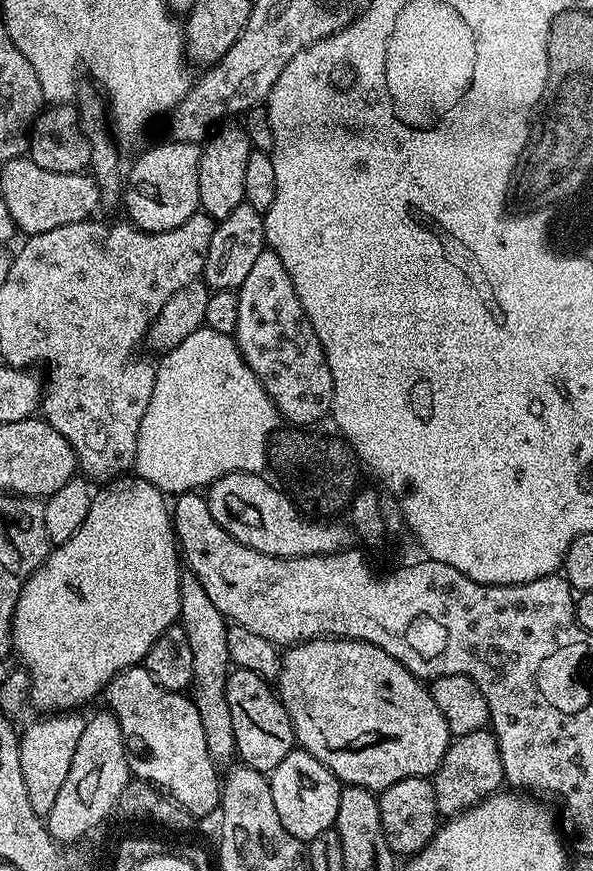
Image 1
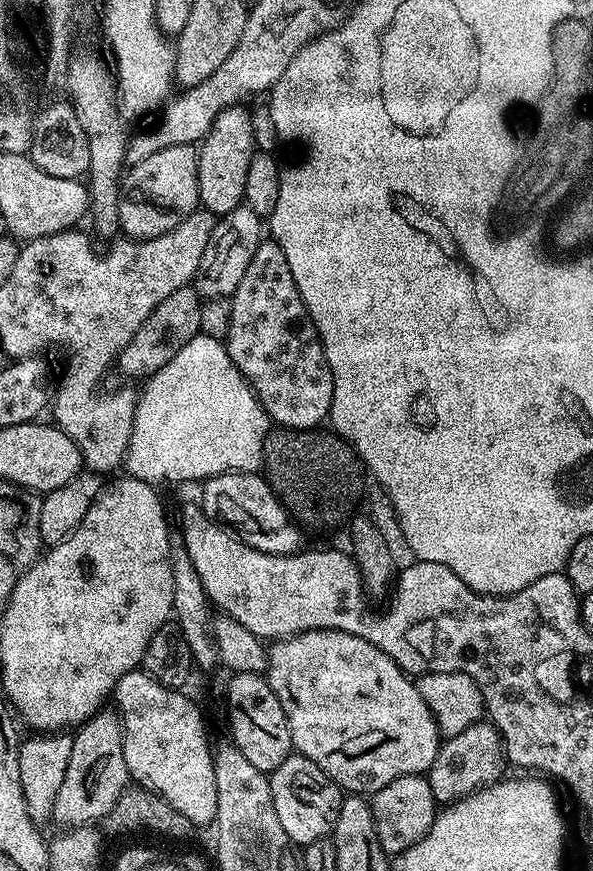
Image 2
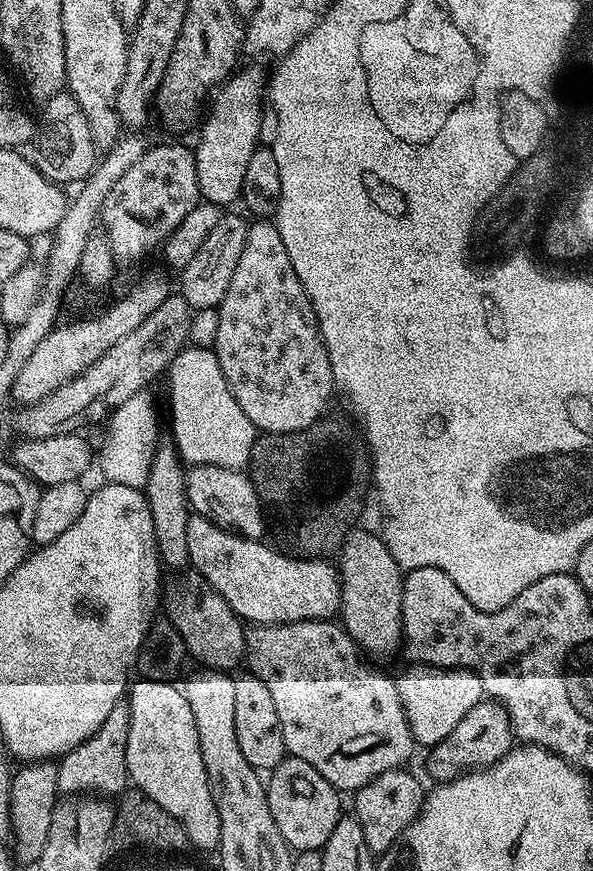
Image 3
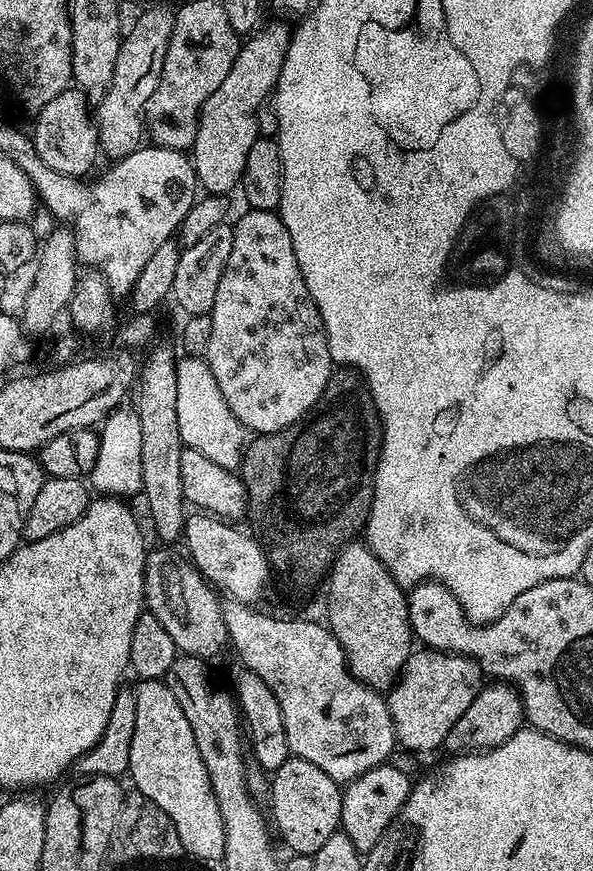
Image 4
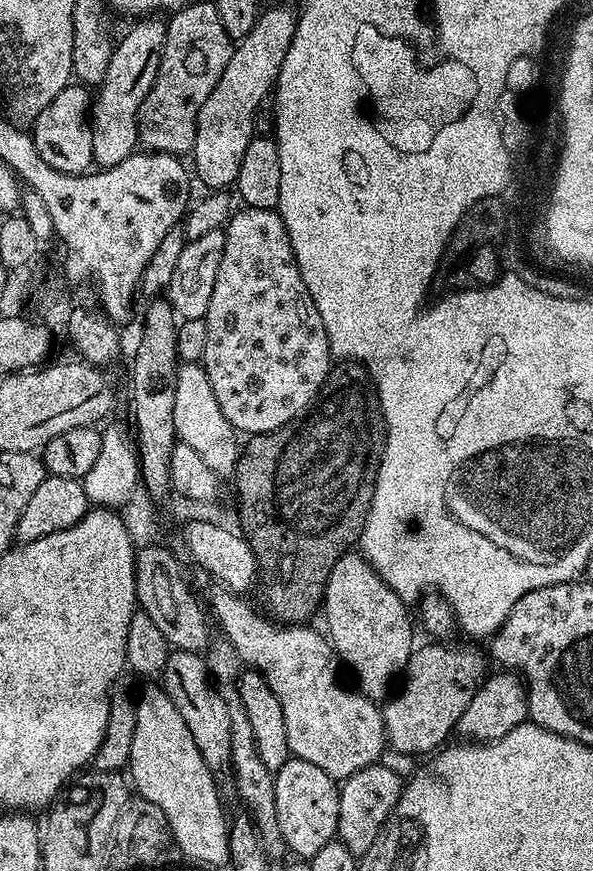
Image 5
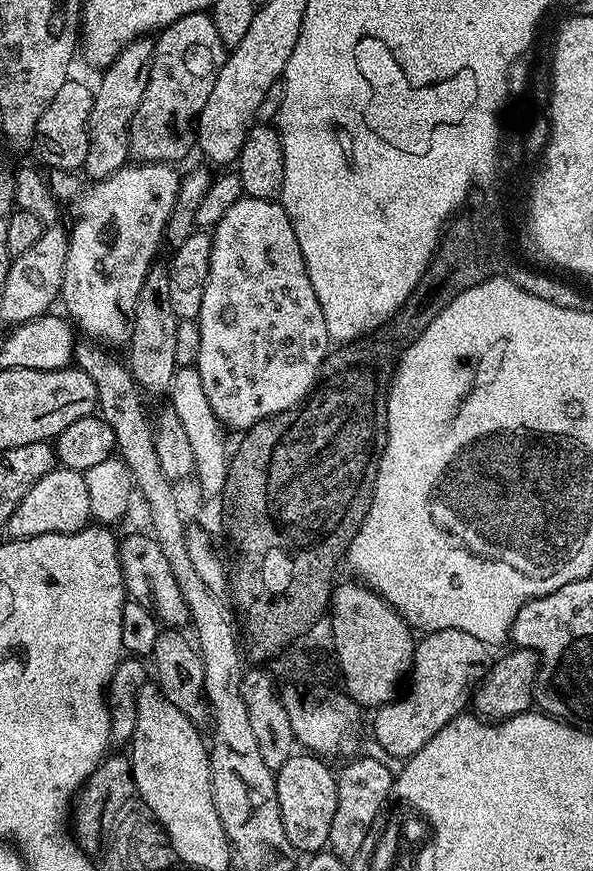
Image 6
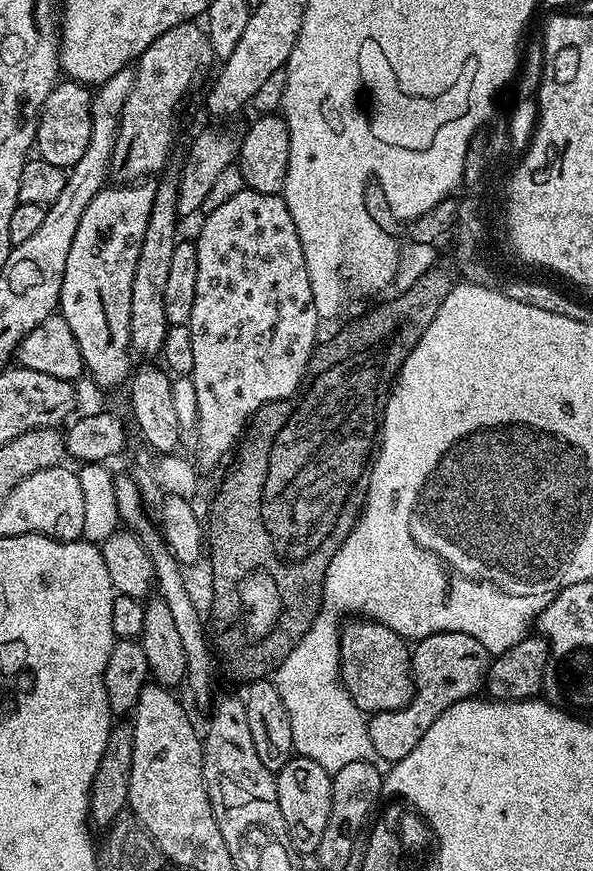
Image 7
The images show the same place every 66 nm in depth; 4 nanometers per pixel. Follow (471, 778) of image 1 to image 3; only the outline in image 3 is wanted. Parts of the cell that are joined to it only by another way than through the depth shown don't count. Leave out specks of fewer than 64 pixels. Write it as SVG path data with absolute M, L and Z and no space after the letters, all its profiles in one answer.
M485 698L446 734L442 742L431 745L428 756L428 772L433 776L433 781L443 782L455 780L456 777L465 775L473 770L491 768L493 764L503 758L514 746L512 723L508 712L499 702Z

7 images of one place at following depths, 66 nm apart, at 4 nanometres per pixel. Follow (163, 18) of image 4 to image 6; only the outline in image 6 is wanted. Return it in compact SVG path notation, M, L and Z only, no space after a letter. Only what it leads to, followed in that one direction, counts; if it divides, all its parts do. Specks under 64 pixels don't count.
M148 38L131 40L120 51L118 58L103 69L100 85L94 88L94 106L90 110L88 123L88 149L86 162L82 172L89 181L105 180L113 176L117 170L129 163L128 139L130 138L130 122L138 110L138 102L142 102L142 94L146 94L146 82L150 78L152 65L153 41Z

